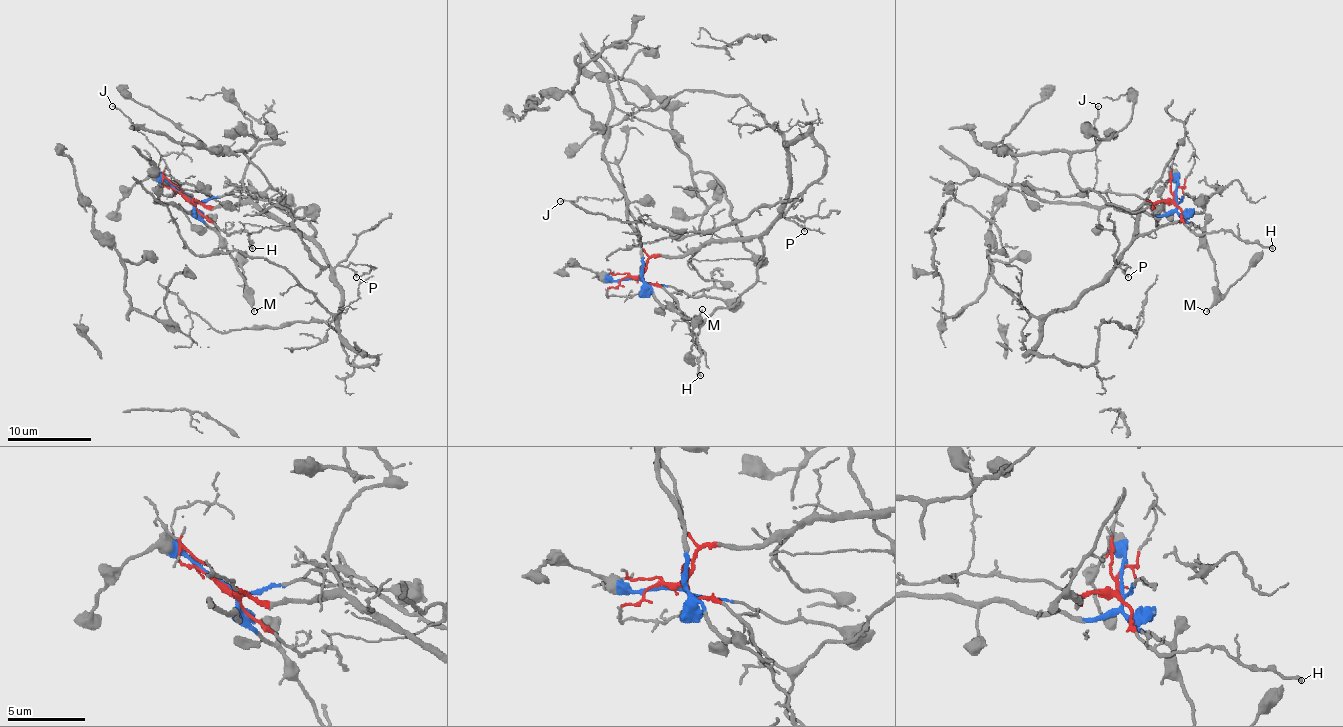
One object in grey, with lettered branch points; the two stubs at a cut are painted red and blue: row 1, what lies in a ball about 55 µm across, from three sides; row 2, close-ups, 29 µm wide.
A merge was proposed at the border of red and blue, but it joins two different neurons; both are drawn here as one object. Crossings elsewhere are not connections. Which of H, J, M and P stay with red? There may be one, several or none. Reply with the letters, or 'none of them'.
H, J, P

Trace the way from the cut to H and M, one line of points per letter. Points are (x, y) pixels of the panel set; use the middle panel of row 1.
H: (635, 277), (658, 284), (675, 300), (700, 353), (700, 376)
M: (635, 277), (641, 280), (664, 307), (671, 307), (683, 317), (694, 319), (702, 309)

